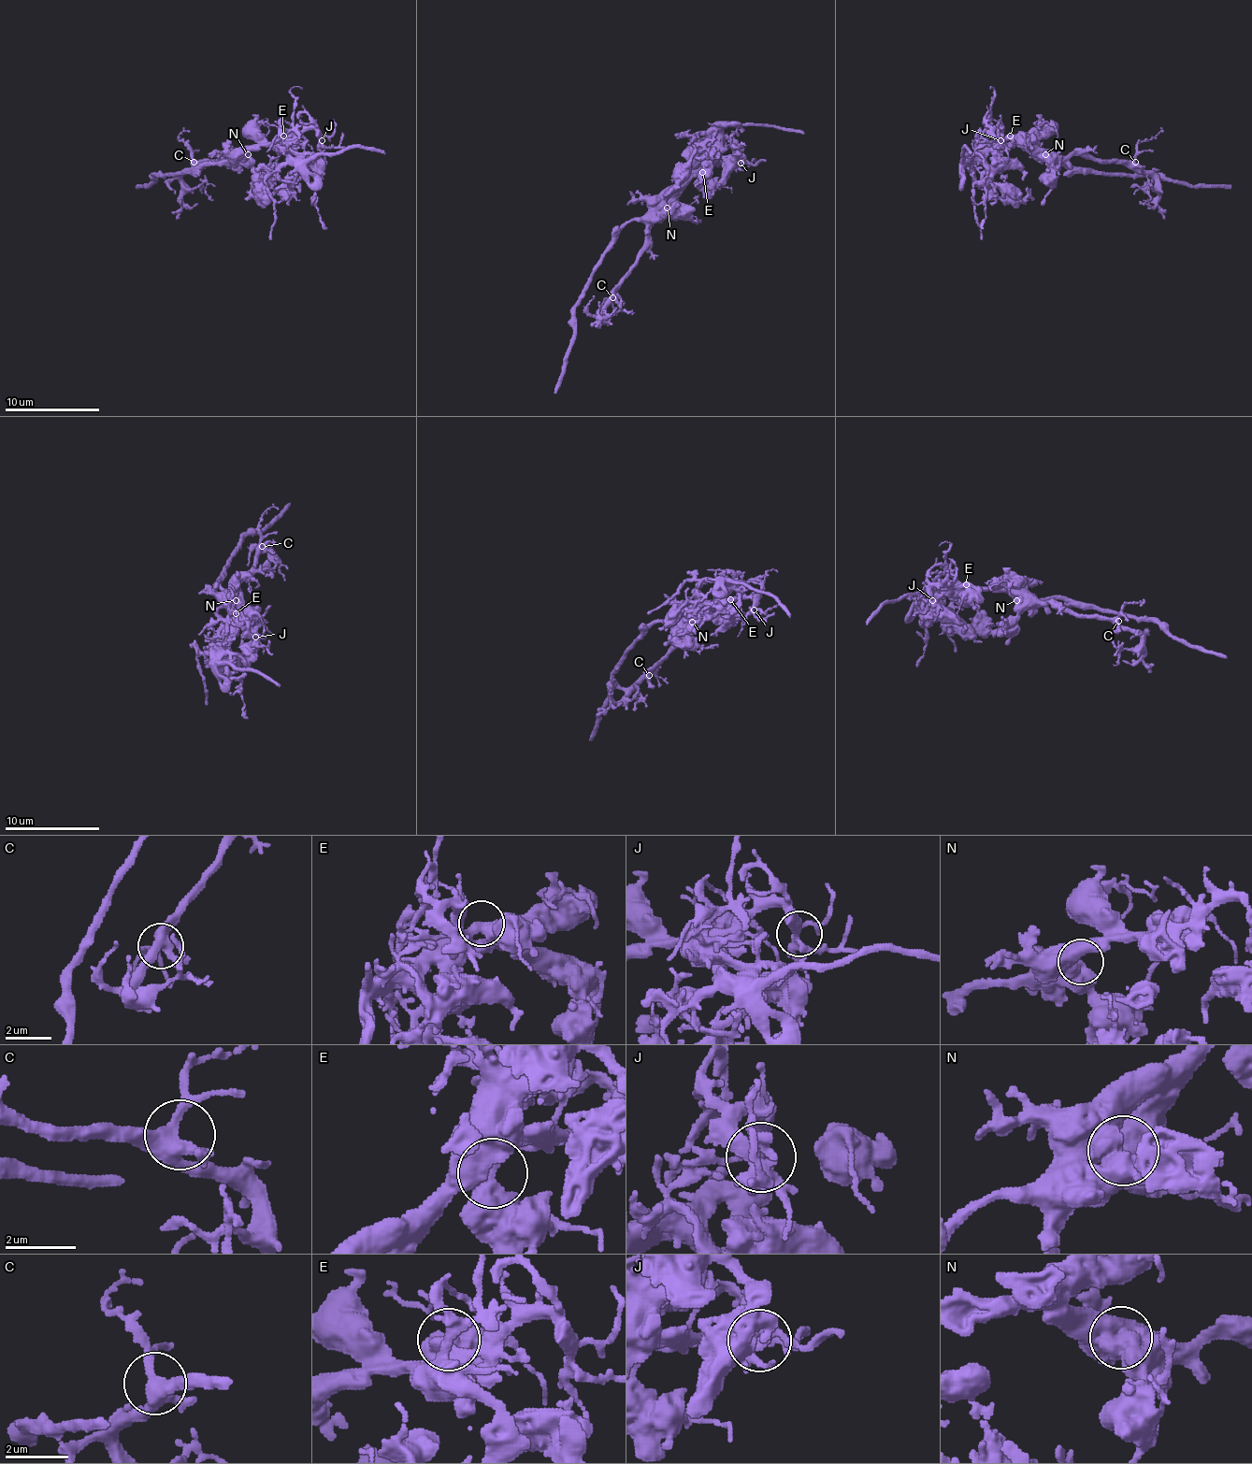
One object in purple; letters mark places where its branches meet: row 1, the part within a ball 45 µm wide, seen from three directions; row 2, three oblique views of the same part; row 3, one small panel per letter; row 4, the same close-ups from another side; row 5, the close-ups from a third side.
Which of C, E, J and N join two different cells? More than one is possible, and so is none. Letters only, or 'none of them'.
none of them

